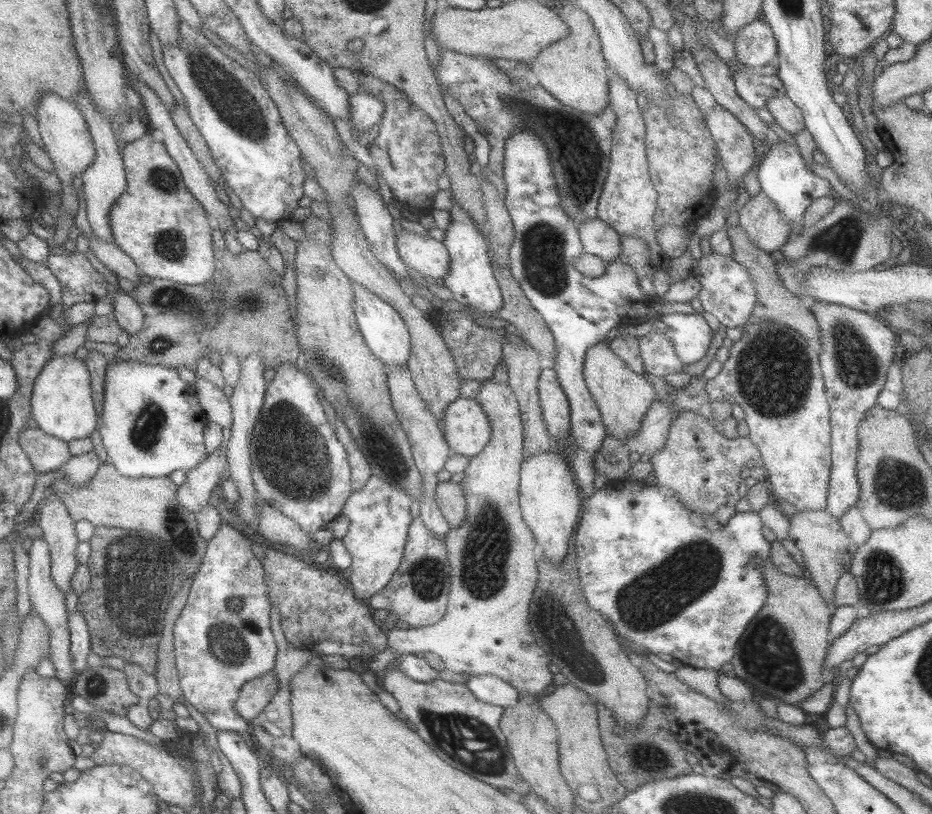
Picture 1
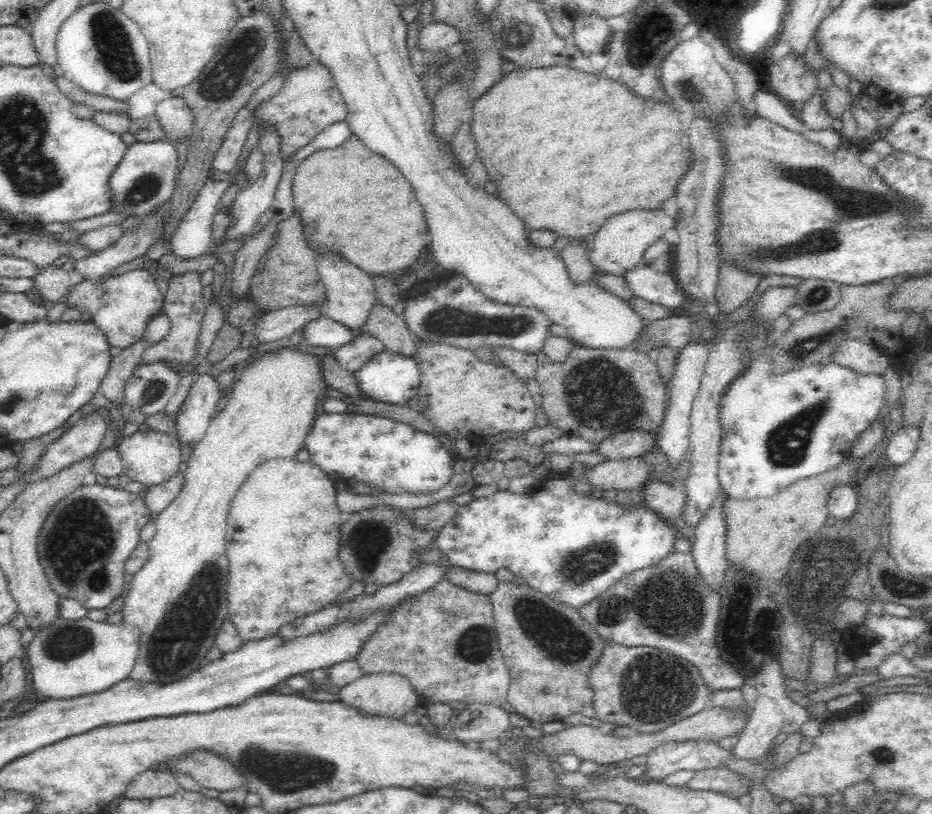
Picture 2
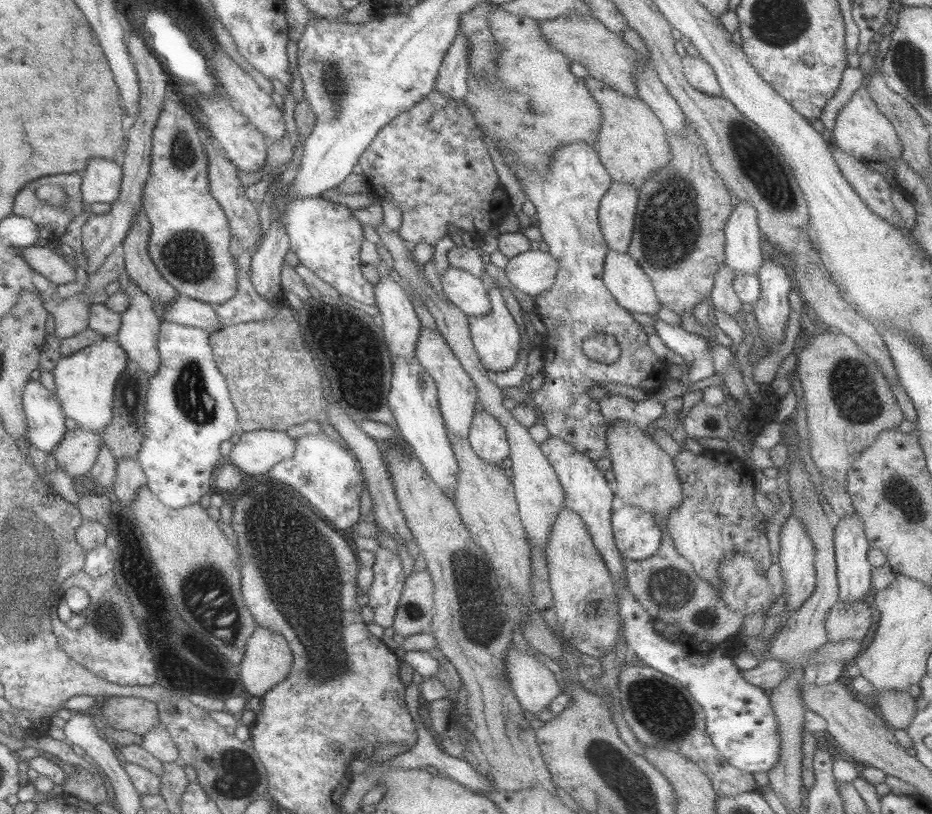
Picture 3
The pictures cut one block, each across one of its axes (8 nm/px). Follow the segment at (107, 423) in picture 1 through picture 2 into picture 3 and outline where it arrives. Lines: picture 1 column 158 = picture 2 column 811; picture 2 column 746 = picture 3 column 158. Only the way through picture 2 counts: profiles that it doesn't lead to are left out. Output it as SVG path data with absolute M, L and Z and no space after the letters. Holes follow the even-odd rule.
M161 322L159 334L160 364L149 378L145 404L146 430L139 450L139 463L147 478L147 487L170 508L198 503L207 492L215 491L214 474L225 460L220 455L220 443L229 440L240 427L227 380L215 363L209 343L211 332L205 328L187 327L175 322Z

